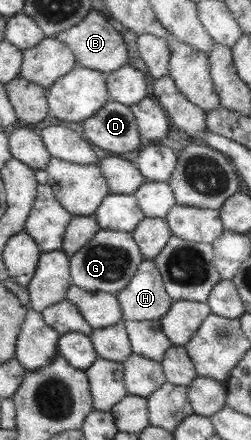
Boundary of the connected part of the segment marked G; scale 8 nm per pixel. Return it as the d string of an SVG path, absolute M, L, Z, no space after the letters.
M101 230L86 246L71 257L73 283L86 291L117 294L125 289L146 261L132 232Z

